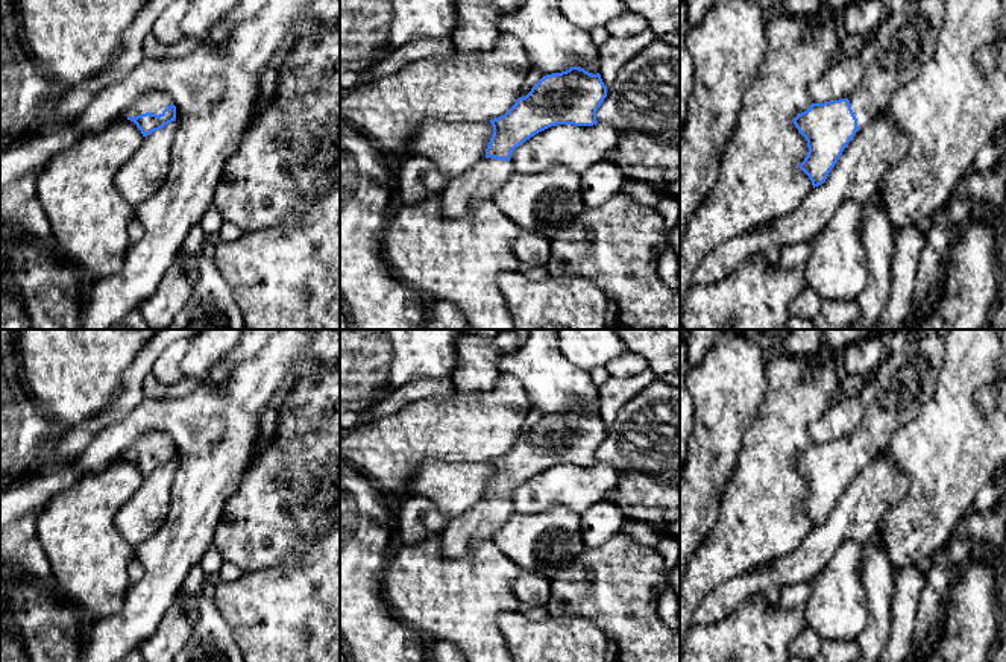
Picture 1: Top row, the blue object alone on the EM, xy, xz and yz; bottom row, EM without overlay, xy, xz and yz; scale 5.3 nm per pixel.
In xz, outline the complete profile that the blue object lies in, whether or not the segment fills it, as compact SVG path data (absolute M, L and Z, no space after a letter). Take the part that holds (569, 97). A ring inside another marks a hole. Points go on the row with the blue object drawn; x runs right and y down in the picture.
M571 67L561 73L543 76L525 97L501 117L490 120L493 135L486 149L486 158L467 172L449 179L440 193L442 213L446 219L461 219L470 213L476 202L489 200L513 173L511 153L536 134L557 125L593 126L596 111L607 97L607 87L601 74L592 74L581 67Z

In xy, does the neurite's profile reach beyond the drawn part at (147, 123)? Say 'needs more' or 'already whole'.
needs more

